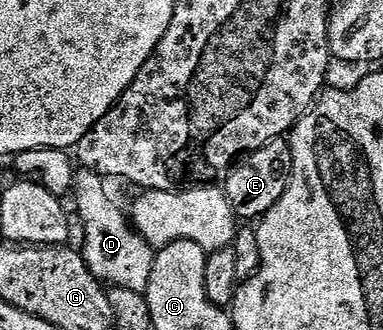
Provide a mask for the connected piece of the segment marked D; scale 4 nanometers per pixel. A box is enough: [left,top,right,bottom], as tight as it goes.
[72,167,240,291]

